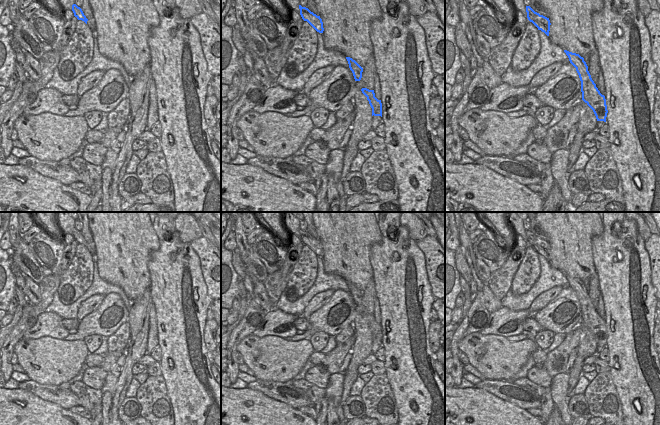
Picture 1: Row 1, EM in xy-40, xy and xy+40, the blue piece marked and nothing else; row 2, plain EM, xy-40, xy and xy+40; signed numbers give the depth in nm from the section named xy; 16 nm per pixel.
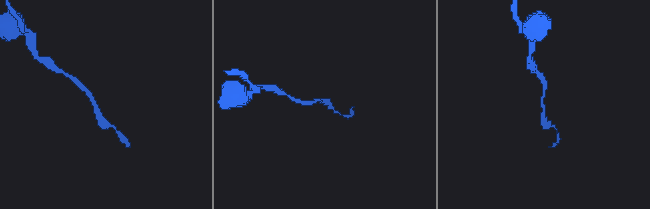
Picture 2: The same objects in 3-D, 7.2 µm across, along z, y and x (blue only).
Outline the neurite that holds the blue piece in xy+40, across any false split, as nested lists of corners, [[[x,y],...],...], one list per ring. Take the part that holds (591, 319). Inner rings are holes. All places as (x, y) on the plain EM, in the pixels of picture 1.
[[[564,274],[570,287],[576,292],[581,305],[582,324],[593,334],[597,345],[606,346],[607,329],[605,320],[600,317],[591,302],[584,282],[579,278]]]

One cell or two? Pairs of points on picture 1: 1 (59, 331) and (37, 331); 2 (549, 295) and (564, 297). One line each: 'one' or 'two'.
1: one
2: two

